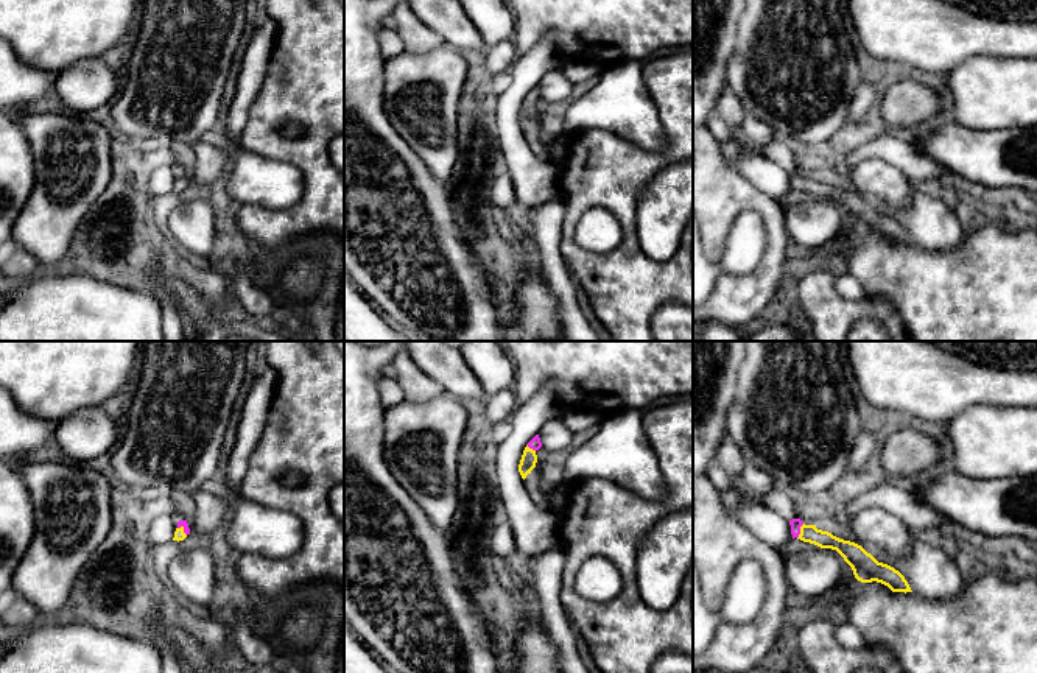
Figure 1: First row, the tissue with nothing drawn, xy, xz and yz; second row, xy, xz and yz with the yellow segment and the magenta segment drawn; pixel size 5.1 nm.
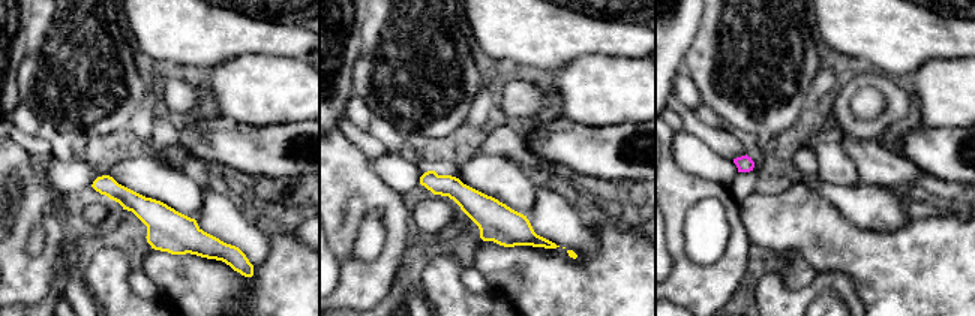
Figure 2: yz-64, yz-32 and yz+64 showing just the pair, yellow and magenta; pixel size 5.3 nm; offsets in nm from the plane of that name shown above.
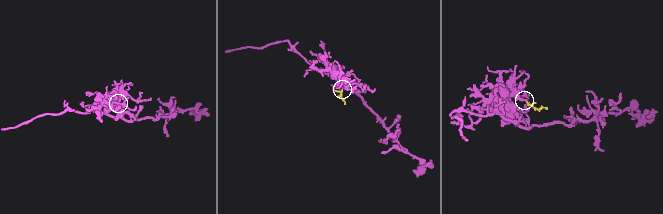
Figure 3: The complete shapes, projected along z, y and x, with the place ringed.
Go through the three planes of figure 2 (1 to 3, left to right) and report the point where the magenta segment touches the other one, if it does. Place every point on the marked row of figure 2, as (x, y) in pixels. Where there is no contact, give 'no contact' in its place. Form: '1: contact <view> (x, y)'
1: no contact
2: no contact
3: no contact

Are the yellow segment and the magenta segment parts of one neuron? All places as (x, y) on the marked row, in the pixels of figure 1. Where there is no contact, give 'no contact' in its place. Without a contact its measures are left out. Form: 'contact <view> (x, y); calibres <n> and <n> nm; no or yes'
contact yz (801, 532); calibres 100 and 60 nm; yes

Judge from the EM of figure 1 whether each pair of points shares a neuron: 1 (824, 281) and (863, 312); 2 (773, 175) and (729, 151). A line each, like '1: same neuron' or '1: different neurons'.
1: same neuron
2: same neuron

